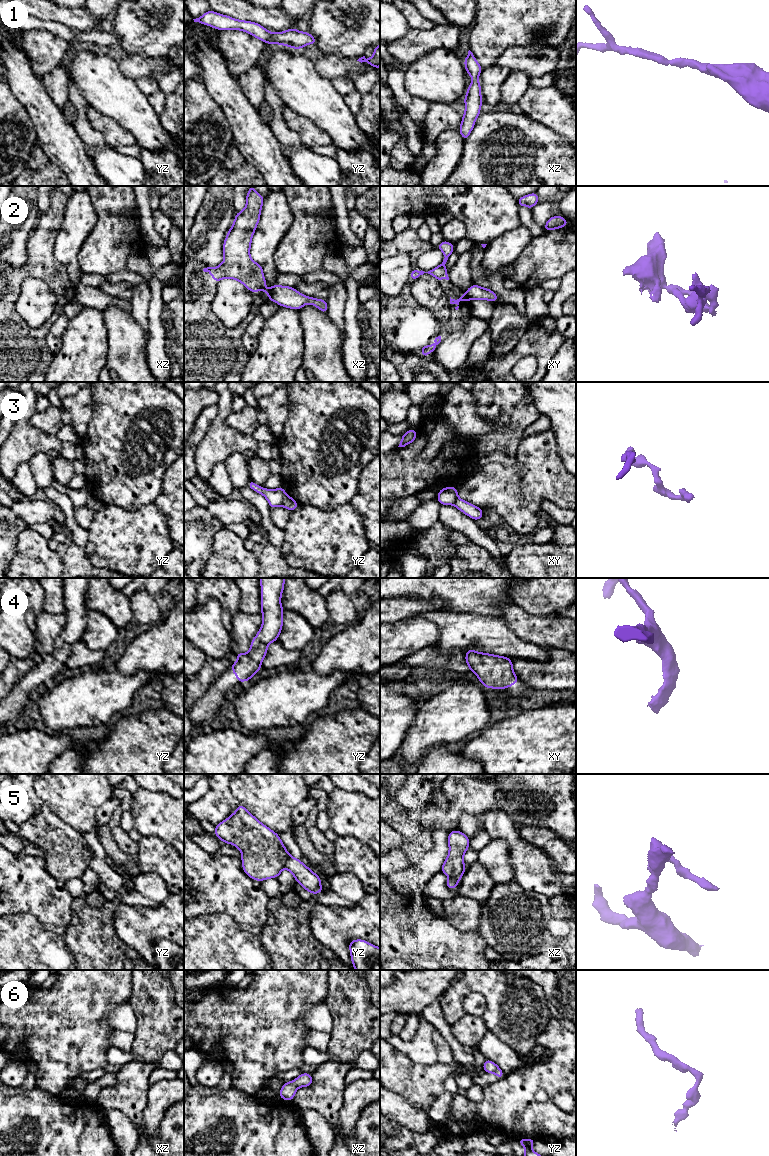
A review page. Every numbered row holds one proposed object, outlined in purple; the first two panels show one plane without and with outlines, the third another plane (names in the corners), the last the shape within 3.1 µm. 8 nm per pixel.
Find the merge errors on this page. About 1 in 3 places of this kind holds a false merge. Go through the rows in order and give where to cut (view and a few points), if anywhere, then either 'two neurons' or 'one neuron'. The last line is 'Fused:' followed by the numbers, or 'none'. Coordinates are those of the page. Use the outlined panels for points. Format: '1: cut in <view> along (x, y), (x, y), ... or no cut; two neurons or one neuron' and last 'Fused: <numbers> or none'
1: no cut; one neuron
2: cut in xy along (463, 294), (466, 299); two neurons
3: cut in yz along (287, 495), (280, 505); two neurons
4: no cut; one neuron
5: cut in yz along (289, 855), (284, 867); two neurons
6: no cut; one neuron
Fused: 2, 3, 5

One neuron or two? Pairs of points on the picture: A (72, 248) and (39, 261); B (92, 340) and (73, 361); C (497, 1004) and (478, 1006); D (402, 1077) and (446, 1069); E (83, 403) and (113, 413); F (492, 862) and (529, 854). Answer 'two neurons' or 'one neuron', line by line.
A: two neurons
B: one neuron
C: two neurons
D: one neuron
E: two neurons
F: two neurons

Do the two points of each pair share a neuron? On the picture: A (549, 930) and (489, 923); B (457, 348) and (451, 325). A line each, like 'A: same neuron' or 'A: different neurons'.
A: same neuron
B: different neurons

